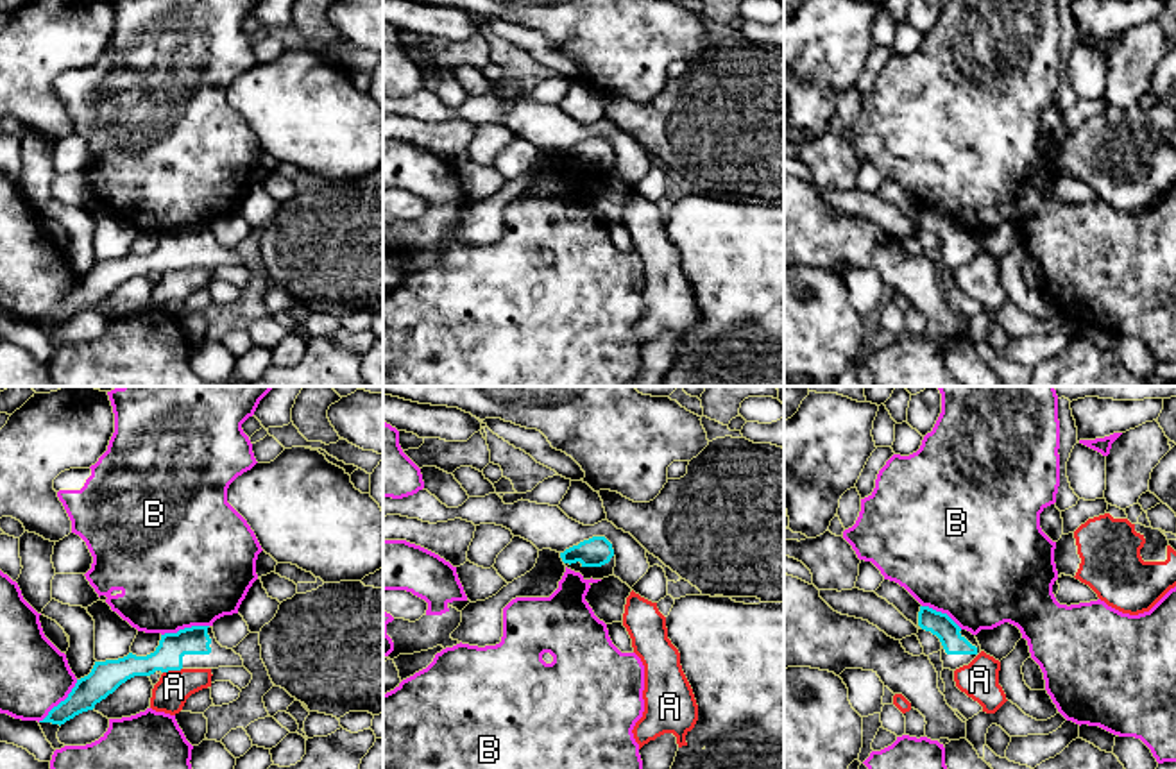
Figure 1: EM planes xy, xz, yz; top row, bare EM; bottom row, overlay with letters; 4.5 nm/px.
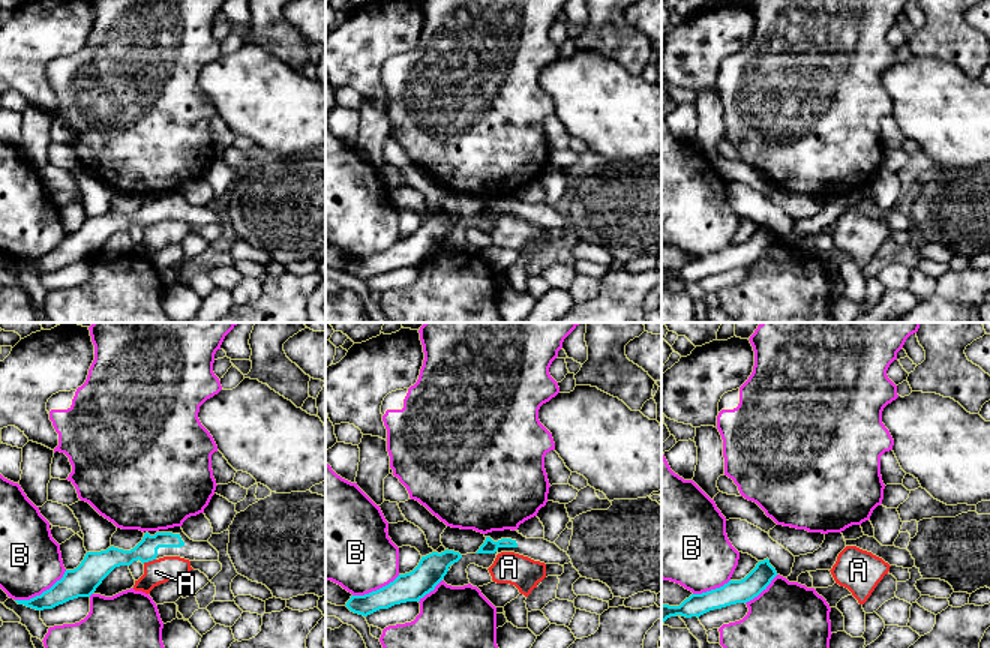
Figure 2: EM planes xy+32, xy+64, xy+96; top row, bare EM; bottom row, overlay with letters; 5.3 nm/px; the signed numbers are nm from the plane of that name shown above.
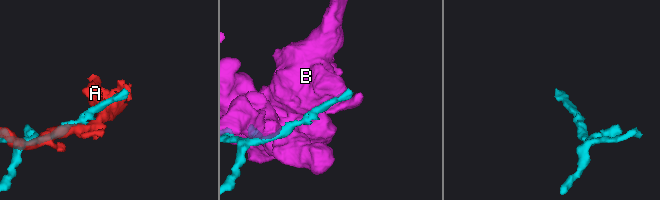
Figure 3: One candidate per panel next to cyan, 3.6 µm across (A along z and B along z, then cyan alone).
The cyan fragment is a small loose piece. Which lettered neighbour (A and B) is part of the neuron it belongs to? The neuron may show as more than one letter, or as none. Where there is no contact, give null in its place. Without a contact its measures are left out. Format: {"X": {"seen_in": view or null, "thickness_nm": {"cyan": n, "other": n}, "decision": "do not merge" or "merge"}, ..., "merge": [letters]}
{"A": {"seen_in": "xy", "thickness_nm": {"cyan": 130, "other": 160}, "decision": "do not merge"}, "B": {"seen_in": "xy", "thickness_nm": {"cyan": 130, "other": 500}, "decision": "do not merge"}, "merge": []}

